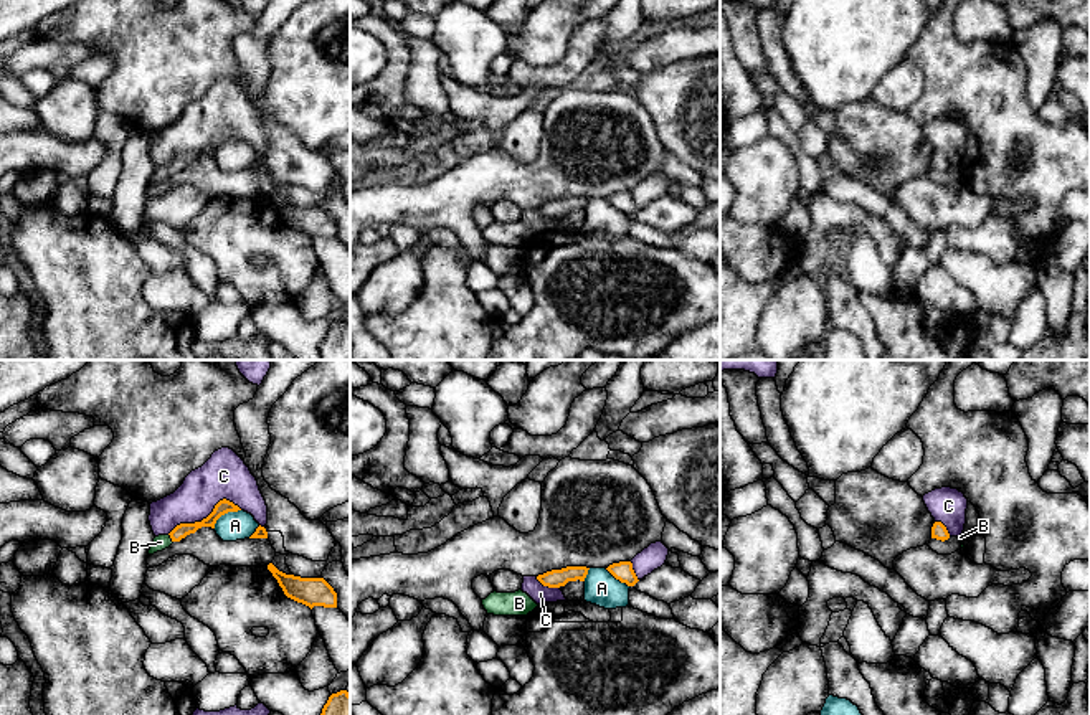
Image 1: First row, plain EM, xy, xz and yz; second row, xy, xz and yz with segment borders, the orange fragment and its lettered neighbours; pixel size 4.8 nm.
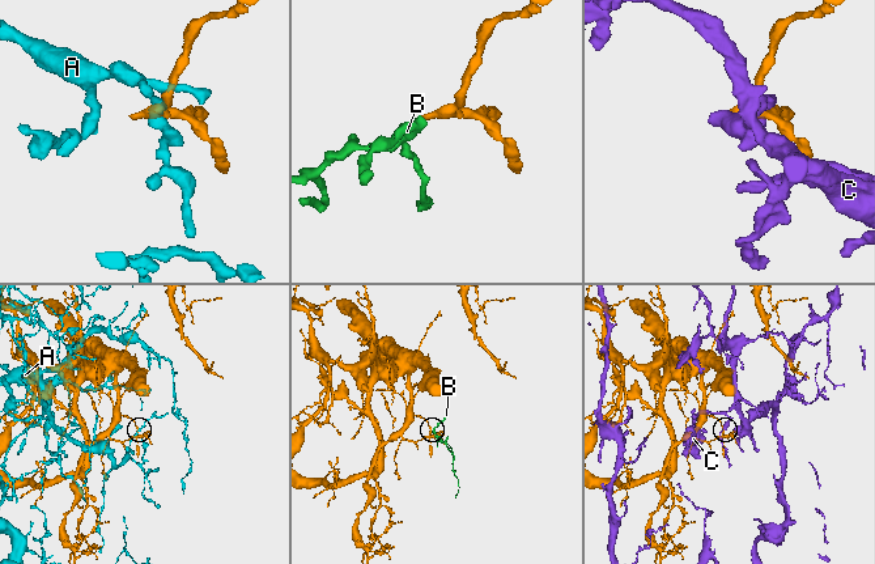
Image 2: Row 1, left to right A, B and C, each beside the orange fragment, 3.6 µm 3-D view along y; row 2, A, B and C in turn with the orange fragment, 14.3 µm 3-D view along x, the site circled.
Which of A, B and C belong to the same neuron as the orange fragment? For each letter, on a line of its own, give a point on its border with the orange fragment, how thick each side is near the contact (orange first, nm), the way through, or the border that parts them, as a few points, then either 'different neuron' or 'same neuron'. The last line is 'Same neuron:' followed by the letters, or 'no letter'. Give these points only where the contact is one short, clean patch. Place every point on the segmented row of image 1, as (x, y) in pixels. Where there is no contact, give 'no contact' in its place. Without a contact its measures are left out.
A: contact xy (225, 512); calibres 70 and 140 nm; different neuron
B: contact xy (170, 537); calibres 70 and 70 nm; way xy (182, 530), (170, 537), (161, 542); same neuron
C: contact xy (207, 517); calibres 70 and 220 nm; different neuron
Same neuron: B

